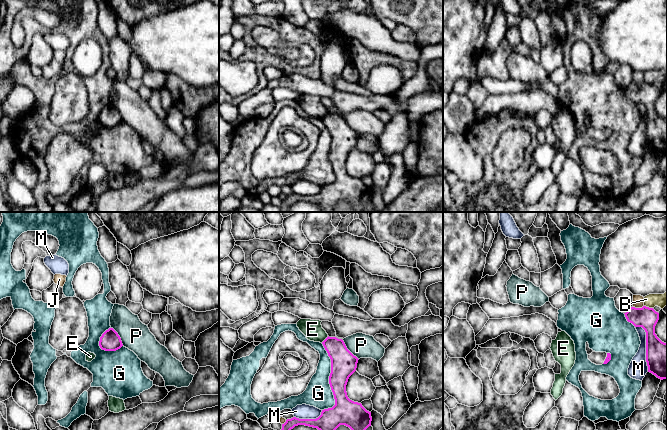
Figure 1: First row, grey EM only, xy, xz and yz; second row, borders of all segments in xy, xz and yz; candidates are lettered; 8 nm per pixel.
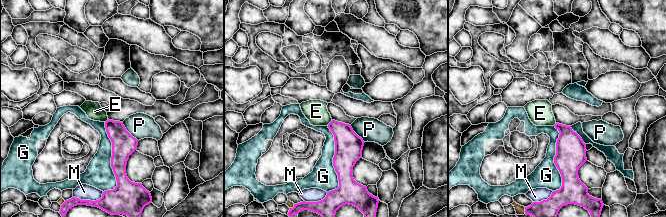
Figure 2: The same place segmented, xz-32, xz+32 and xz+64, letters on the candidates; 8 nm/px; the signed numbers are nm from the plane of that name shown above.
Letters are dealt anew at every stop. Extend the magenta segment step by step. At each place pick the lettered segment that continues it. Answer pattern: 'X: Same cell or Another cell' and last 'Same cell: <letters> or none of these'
B: Another cell
E: Another cell
G: Another cell
J: Another cell
M: Another cell
P: Another cell
Same cell: none of these

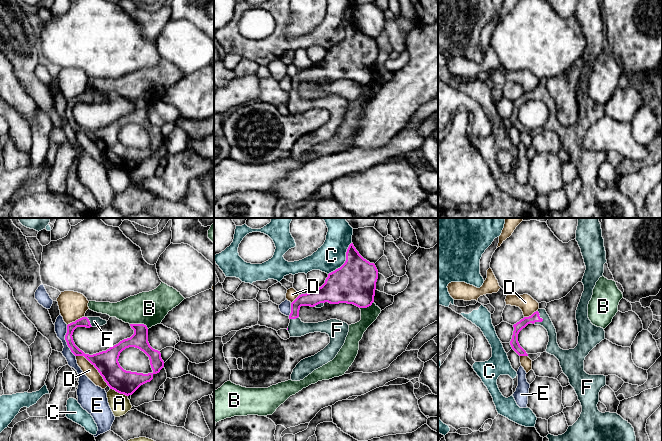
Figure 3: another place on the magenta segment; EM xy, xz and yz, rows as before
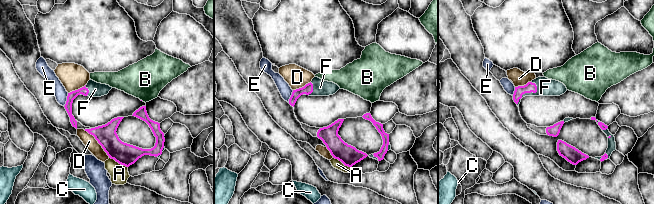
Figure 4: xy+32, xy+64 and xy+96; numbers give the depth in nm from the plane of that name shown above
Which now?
A: Another cell
B: Another cell
C: Another cell
D: Another cell
E: Another cell
F: Same cell
Same cell: F

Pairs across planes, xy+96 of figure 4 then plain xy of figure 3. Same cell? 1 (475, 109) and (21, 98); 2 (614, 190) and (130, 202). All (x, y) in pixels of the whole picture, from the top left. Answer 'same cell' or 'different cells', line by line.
1: same cell
2: different cells

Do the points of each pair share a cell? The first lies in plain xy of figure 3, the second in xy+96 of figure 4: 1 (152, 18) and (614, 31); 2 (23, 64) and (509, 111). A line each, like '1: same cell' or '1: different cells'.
1: different cells
2: same cell

